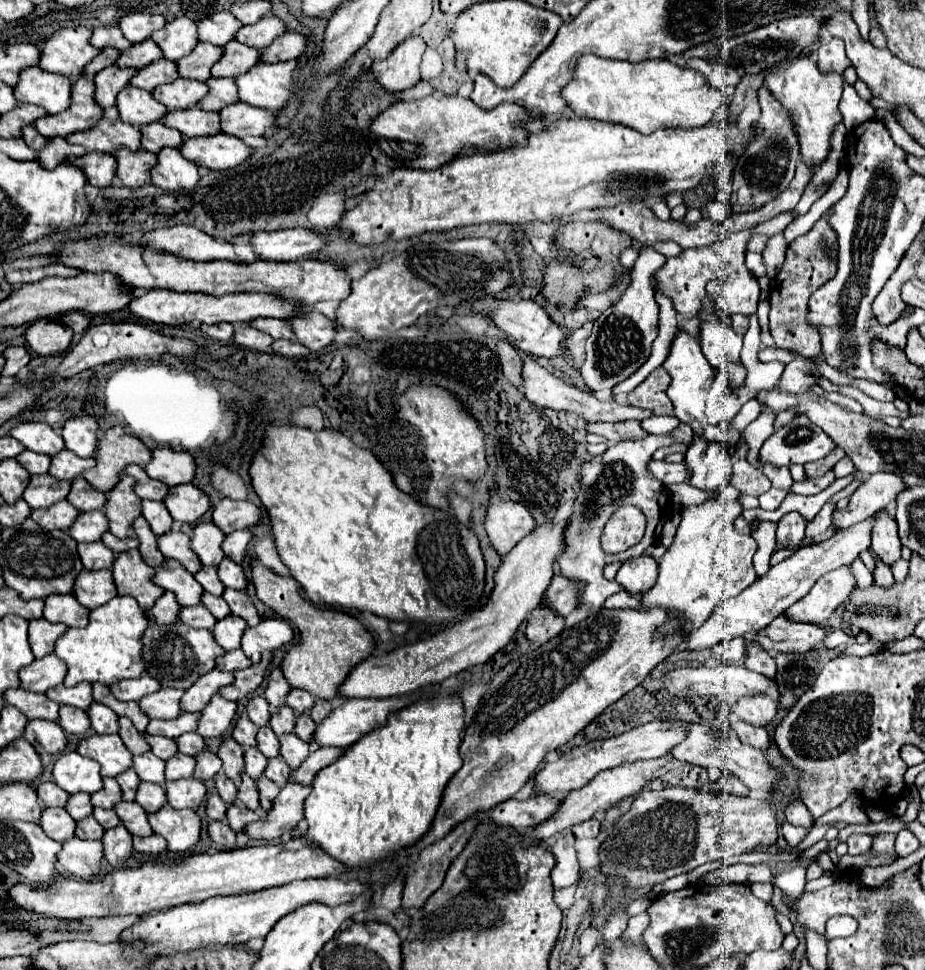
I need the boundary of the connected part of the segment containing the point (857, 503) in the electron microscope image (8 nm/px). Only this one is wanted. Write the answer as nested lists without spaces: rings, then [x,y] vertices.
[[[874,473],[866,477],[852,493],[850,505],[844,511],[834,513],[834,523],[838,523],[838,529],[846,529],[862,519],[872,517],[876,511],[890,507],[904,487],[902,477],[894,473]]]

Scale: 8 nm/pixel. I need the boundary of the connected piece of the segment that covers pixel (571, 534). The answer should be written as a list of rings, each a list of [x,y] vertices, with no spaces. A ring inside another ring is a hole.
[[[676,427],[672,433],[666,433],[666,435],[648,435],[646,439],[640,439],[640,441],[616,443],[616,445],[608,447],[608,451],[602,455],[600,463],[584,463],[582,465],[582,471],[580,471],[582,489],[578,493],[574,511],[570,515],[570,523],[568,523],[568,529],[564,535],[566,551],[558,557],[558,565],[560,565],[560,573],[564,577],[578,579],[578,581],[586,583],[586,587],[580,591],[580,603],[590,607],[594,613],[604,605],[606,597],[618,593],[616,591],[618,583],[606,581],[602,575],[602,569],[608,563],[626,561],[630,557],[642,555],[652,543],[658,541],[662,525],[670,517],[670,509],[664,509],[664,507],[670,507],[670,497],[666,493],[666,487],[650,475],[648,463],[656,449],[668,447],[674,443],[680,443],[680,427]],[[618,505],[638,505],[642,509],[642,513],[648,519],[646,535],[638,545],[630,547],[628,551],[618,553],[618,555],[606,555],[600,547],[600,533],[602,533],[608,517],[612,515],[612,511],[618,509]]]

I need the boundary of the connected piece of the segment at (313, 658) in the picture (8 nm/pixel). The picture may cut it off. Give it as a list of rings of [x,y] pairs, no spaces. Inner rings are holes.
[[[258,559],[252,561],[252,583],[256,587],[258,599],[298,629],[300,639],[286,653],[284,663],[282,663],[282,673],[284,673],[286,681],[290,683],[290,687],[304,689],[322,701],[338,699],[340,685],[344,683],[348,673],[360,661],[364,661],[368,655],[372,655],[372,651],[376,649],[372,635],[354,617],[340,613],[340,611],[332,611],[328,607],[312,605],[308,599],[304,599],[298,593],[296,581],[292,577],[276,575],[268,567],[264,567]]]

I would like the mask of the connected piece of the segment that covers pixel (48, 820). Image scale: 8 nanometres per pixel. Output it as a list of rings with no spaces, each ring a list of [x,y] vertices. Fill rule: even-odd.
[[[46,807],[42,813],[42,819],[40,819],[40,827],[46,831],[46,835],[50,835],[50,839],[64,843],[64,839],[74,837],[76,821],[70,819],[66,809]]]

